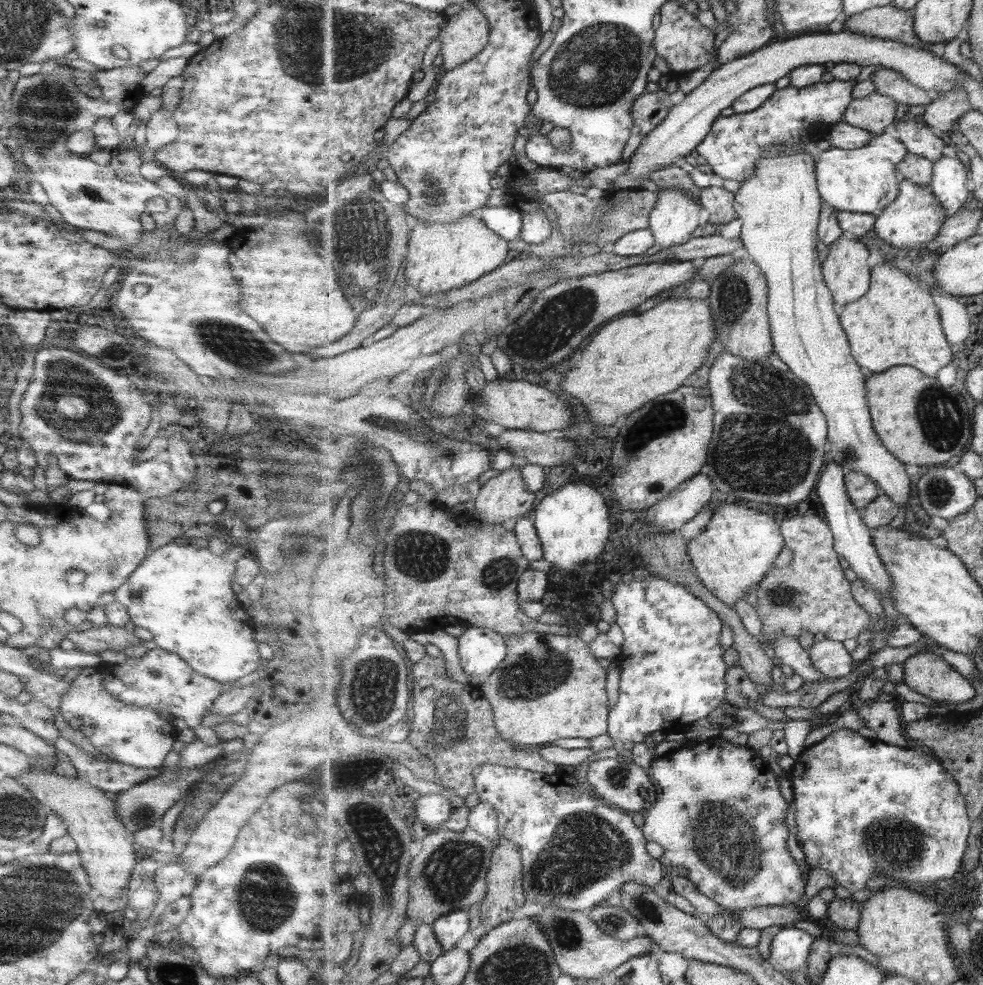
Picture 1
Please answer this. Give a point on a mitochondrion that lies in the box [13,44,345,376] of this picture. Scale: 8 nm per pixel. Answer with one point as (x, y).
(45, 106)

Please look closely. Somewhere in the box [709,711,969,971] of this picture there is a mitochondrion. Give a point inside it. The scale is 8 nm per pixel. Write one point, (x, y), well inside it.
(900, 846)

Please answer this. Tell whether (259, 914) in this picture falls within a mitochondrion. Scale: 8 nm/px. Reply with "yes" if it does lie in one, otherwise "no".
yes

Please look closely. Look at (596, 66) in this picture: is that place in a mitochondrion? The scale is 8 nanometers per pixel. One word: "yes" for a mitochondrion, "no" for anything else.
yes

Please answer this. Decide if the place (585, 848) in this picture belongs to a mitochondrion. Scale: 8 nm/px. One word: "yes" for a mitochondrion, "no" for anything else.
yes

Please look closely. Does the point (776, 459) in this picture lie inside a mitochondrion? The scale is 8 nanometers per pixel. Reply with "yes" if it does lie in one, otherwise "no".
yes

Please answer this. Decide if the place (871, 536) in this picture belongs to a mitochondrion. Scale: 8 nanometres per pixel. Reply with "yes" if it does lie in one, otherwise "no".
no

